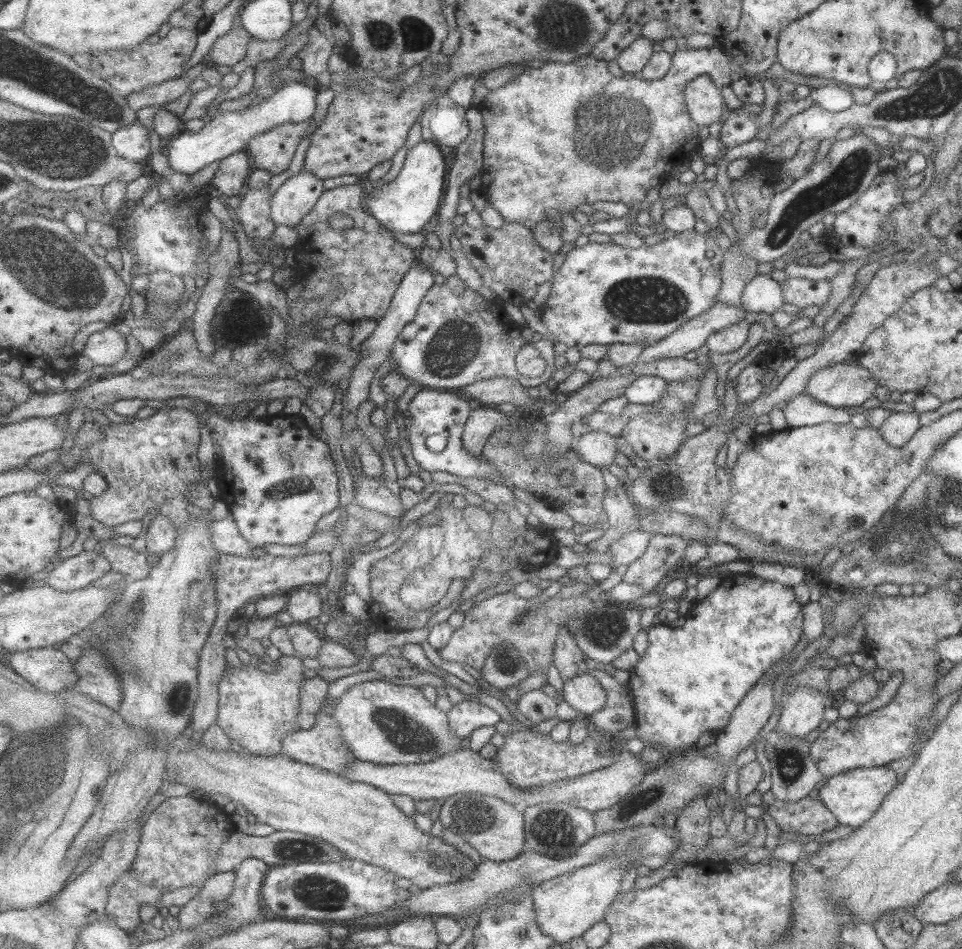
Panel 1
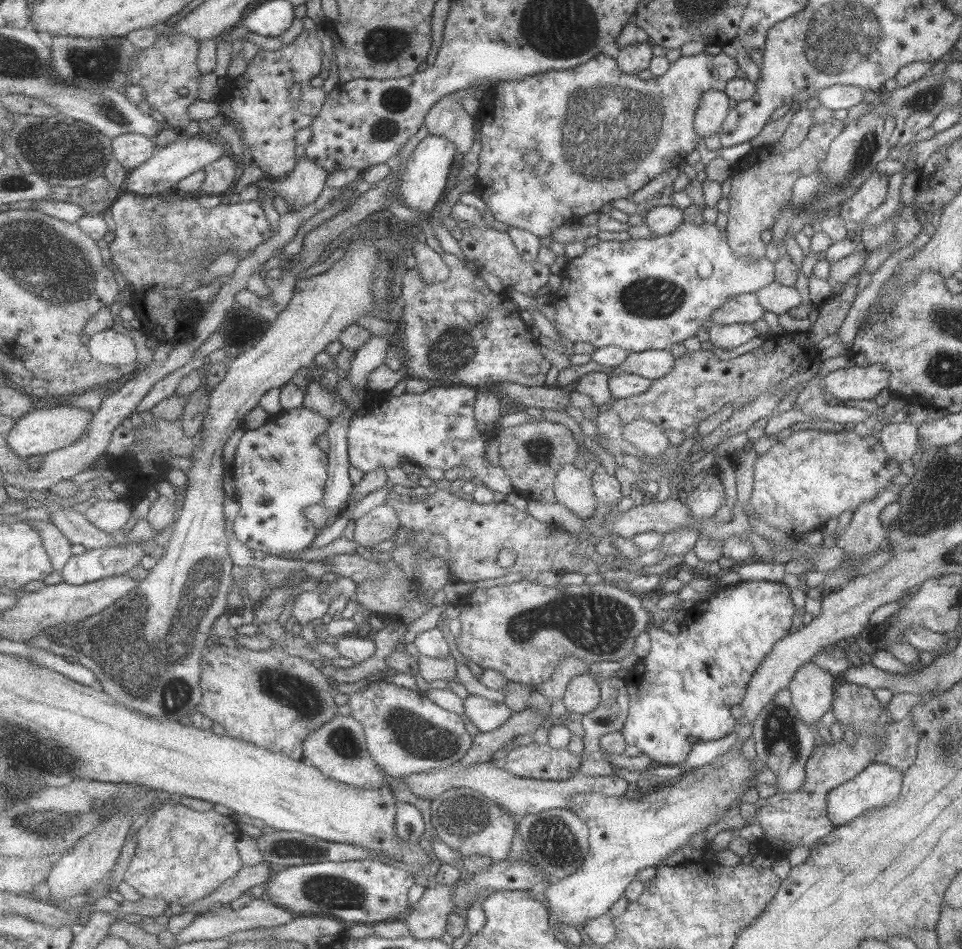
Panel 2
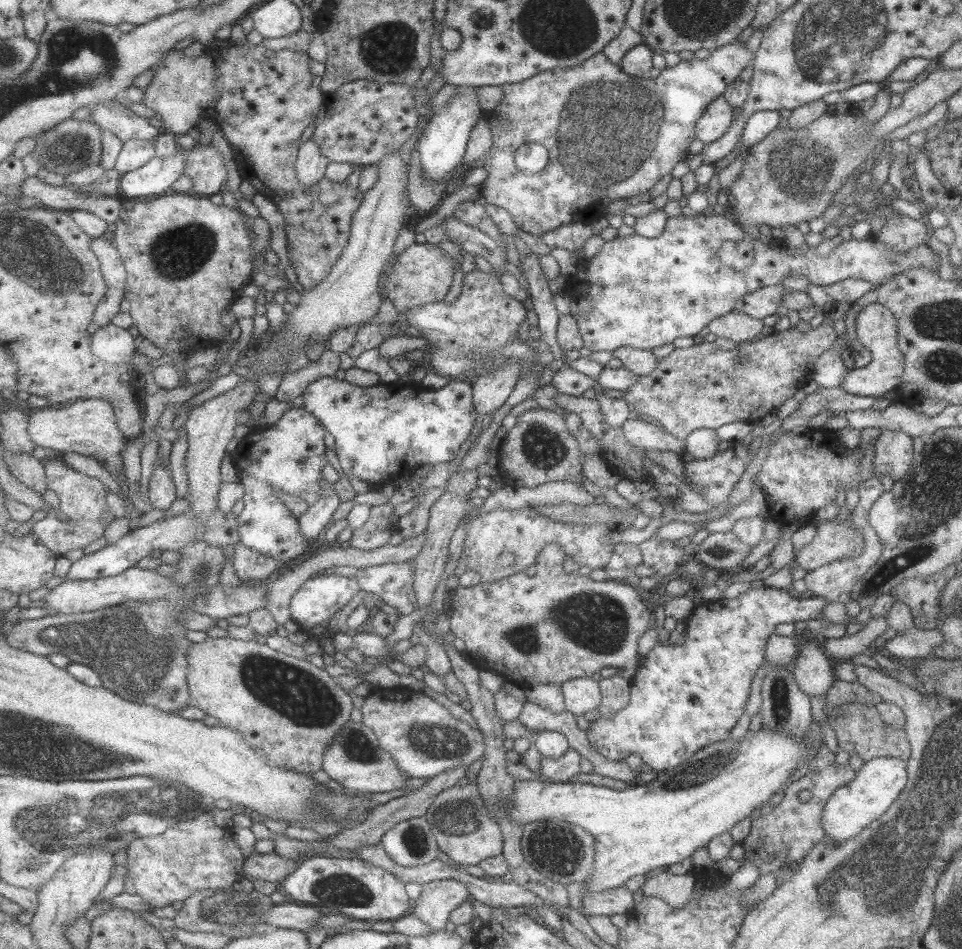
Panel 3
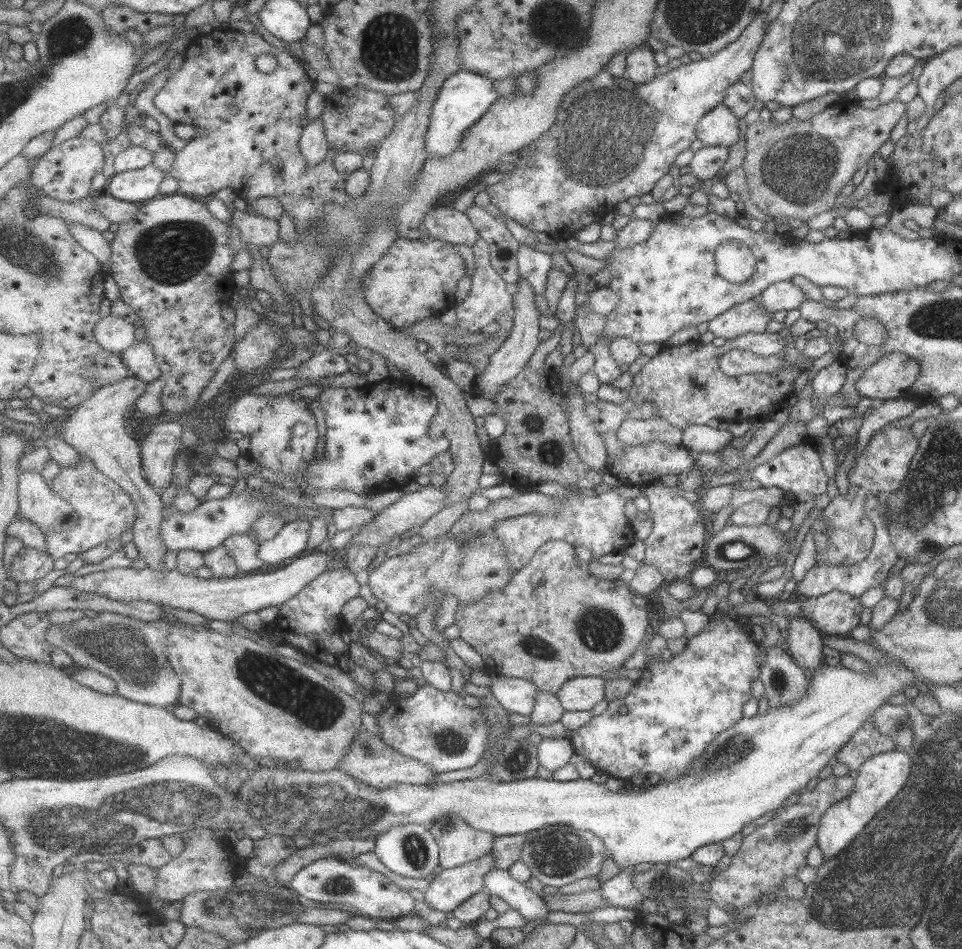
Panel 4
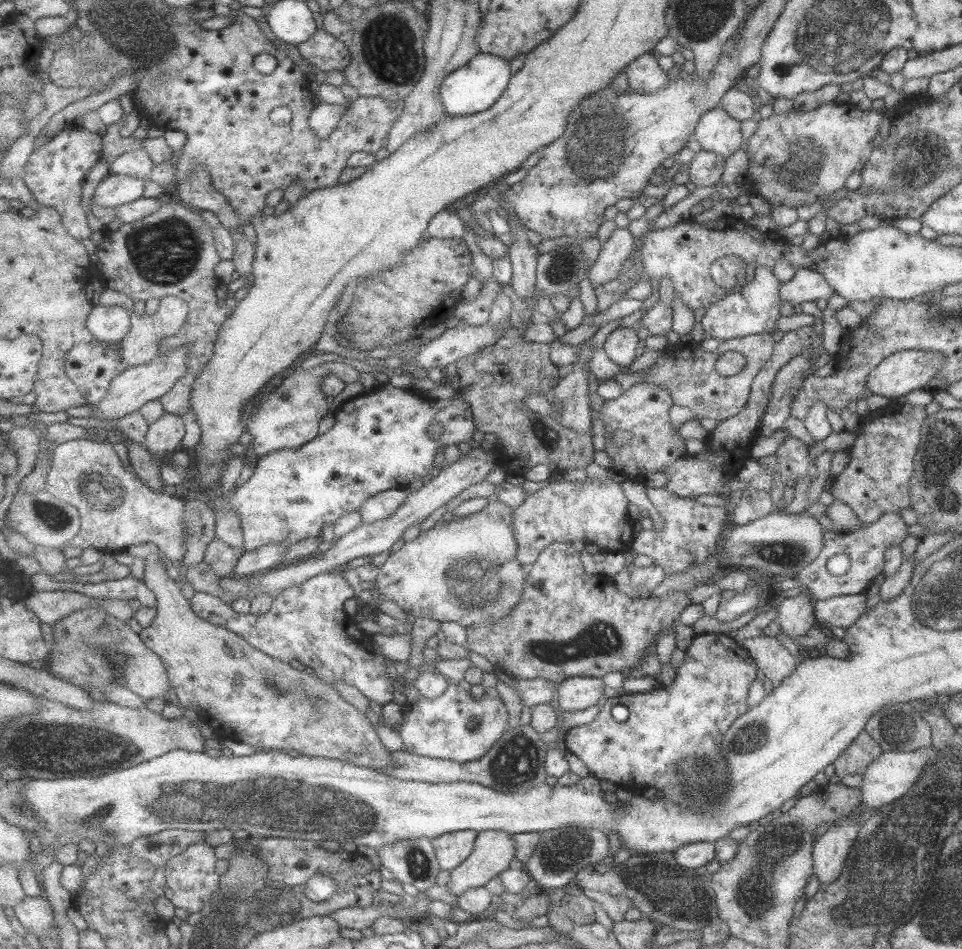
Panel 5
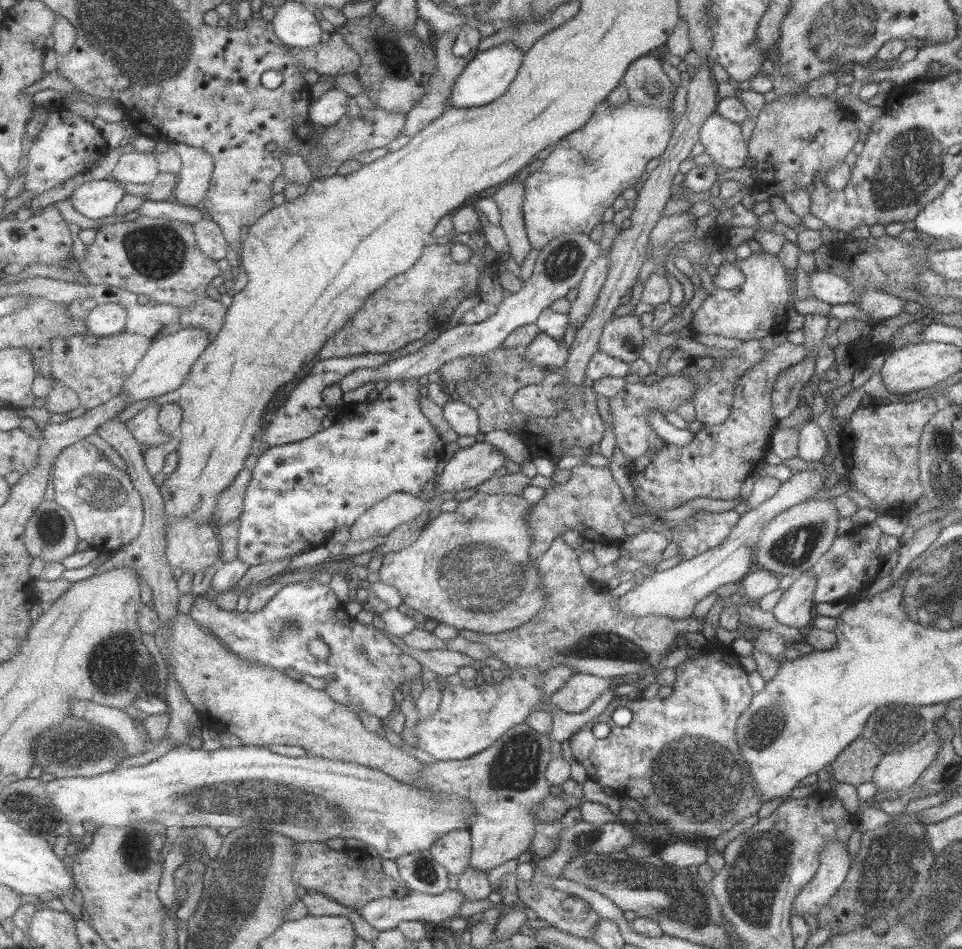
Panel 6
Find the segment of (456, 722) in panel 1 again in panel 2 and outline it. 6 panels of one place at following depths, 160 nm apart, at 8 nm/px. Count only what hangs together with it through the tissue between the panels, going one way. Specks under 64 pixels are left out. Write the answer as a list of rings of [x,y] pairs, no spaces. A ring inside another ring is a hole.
[[[469,695],[464,700],[465,722],[471,722],[479,732],[489,732],[499,728],[510,716],[512,711],[502,700],[489,700],[482,696]]]

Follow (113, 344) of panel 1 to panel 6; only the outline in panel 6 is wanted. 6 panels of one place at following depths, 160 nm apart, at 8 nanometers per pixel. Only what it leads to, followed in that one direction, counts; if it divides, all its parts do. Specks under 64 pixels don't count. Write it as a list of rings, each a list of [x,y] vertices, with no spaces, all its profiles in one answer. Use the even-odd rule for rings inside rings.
[[[117,303],[99,305],[87,318],[90,334],[111,336],[126,331],[128,310]]]

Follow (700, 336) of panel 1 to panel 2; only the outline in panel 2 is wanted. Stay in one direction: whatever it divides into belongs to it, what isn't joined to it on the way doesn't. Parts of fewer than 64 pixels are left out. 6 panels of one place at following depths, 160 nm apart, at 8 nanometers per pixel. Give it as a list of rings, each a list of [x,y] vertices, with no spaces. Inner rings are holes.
[[[755,293],[737,294],[714,310],[709,321],[699,330],[707,332],[713,324],[753,323],[762,318],[764,311]]]

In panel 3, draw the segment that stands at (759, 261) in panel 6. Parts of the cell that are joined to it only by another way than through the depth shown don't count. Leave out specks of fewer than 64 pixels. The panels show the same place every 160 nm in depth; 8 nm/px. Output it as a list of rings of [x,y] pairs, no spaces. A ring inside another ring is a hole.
[[[733,309],[723,316],[711,320],[707,330],[716,337],[727,338],[733,343],[745,342],[755,338],[763,328],[762,320],[747,316],[744,312]]]

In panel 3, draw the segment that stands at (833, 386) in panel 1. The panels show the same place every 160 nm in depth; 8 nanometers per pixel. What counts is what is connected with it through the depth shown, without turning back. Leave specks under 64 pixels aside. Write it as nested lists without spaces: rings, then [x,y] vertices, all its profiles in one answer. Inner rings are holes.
[[[868,304],[855,317],[855,336],[861,346],[866,348],[872,357],[863,368],[847,371],[839,387],[849,392],[849,394],[881,399],[883,394],[892,392],[893,388],[900,384],[904,371],[904,358],[898,347],[896,320],[891,311],[883,305]]]

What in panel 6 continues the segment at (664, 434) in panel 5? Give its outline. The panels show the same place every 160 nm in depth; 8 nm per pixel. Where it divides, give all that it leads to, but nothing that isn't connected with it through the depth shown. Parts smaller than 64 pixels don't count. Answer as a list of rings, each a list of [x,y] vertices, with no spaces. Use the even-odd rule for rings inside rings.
[[[681,375],[649,379],[634,384],[625,383],[625,386],[608,402],[613,418],[612,430],[615,444],[622,454],[628,460],[634,460],[644,453],[649,454],[651,452],[651,458],[665,442],[656,435],[653,429],[649,428],[645,420],[646,412],[651,409],[674,411],[679,405],[687,404],[692,400],[694,388],[696,386],[687,377]]]

